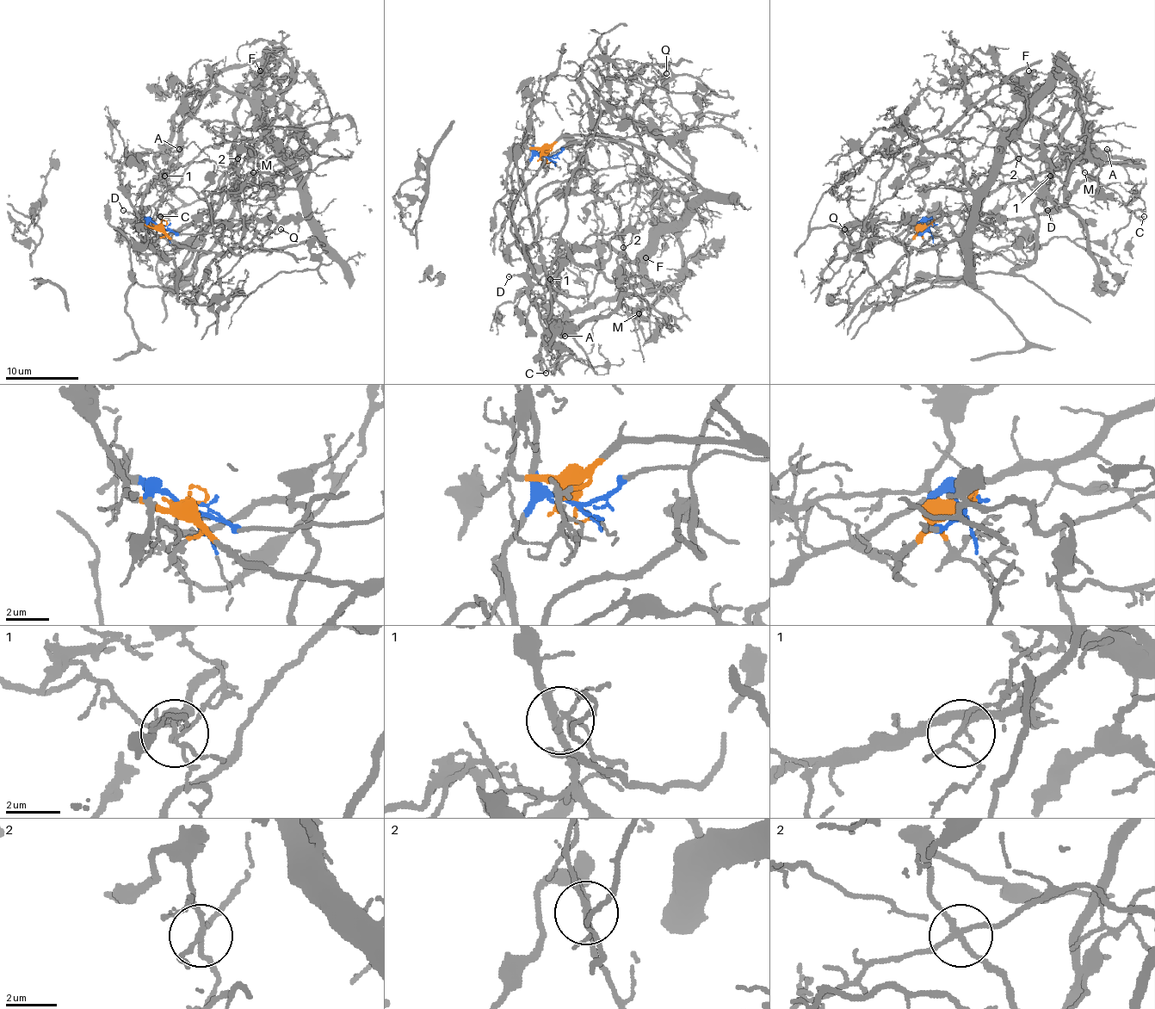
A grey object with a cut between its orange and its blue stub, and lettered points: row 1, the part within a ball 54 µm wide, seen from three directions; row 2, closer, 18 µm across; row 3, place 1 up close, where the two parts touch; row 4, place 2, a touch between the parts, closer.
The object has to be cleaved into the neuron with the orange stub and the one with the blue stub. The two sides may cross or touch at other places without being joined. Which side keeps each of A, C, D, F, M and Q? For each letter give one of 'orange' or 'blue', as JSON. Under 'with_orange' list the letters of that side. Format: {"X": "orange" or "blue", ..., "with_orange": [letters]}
{"A": "blue", "C": "blue", "D": "blue", "F": "orange", "M": "orange", "Q": "orange", "with_orange": ["F", "M", "Q"]}

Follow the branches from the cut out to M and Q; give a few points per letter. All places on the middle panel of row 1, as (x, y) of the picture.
M: (546, 157), (565, 137), (614, 139), (658, 153), (701, 189), (691, 202), (641, 176), (608, 193), (638, 313)
Q: (546, 157), (565, 137), (636, 144), (700, 188), (691, 202), (691, 166), (639, 98), (665, 73)

